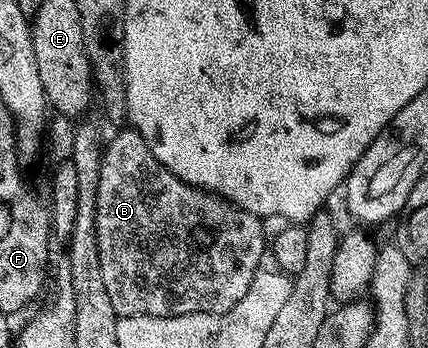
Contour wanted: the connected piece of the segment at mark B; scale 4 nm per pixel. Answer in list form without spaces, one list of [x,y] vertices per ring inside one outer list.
[[[128,133],[107,142],[96,196],[98,259],[117,318],[230,311],[246,295],[251,280],[262,269],[260,260],[266,257],[266,236],[261,218],[237,209],[225,197],[187,185],[154,159],[154,151],[146,147],[139,133]]]

